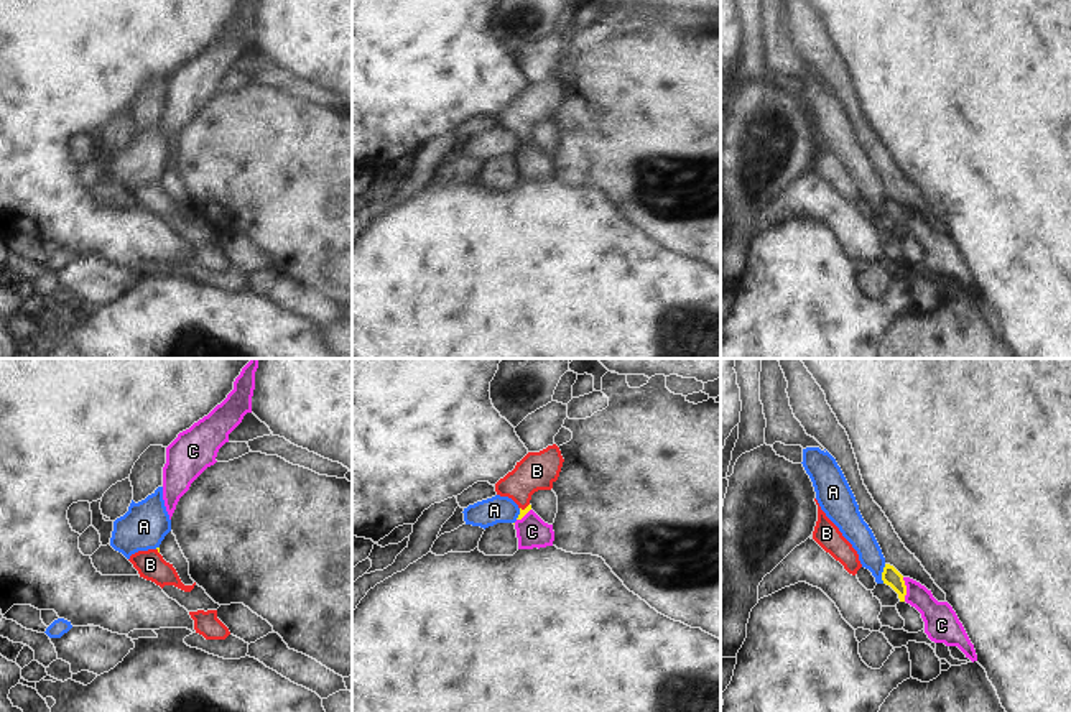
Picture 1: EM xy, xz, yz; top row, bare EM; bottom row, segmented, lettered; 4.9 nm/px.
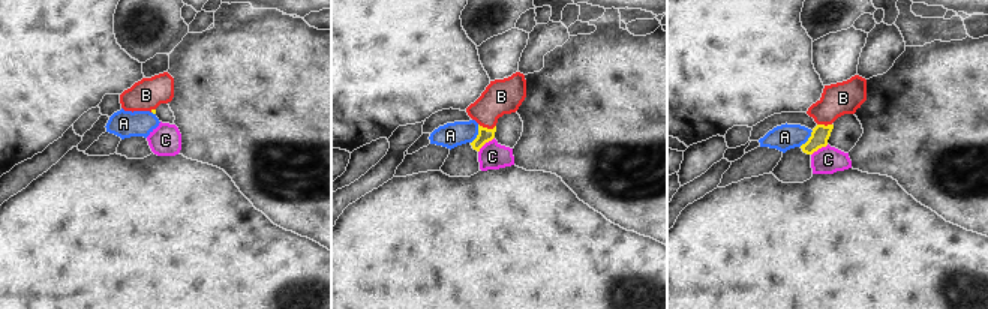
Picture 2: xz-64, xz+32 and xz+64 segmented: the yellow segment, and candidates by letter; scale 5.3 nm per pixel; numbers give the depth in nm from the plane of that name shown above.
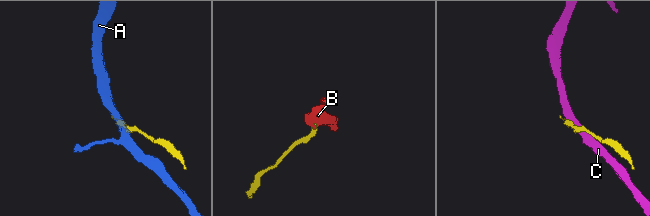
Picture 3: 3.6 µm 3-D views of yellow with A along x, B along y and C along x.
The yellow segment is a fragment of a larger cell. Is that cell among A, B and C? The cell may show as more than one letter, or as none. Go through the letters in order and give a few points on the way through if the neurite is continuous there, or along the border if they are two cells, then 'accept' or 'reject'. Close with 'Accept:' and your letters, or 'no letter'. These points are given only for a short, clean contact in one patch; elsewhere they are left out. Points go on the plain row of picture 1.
A: reject
B: across xz (522, 143), (525, 140), (525, 114), (537, 102) | accept
C: along yz (902, 209), (905, 232) | reject
Accept: B

